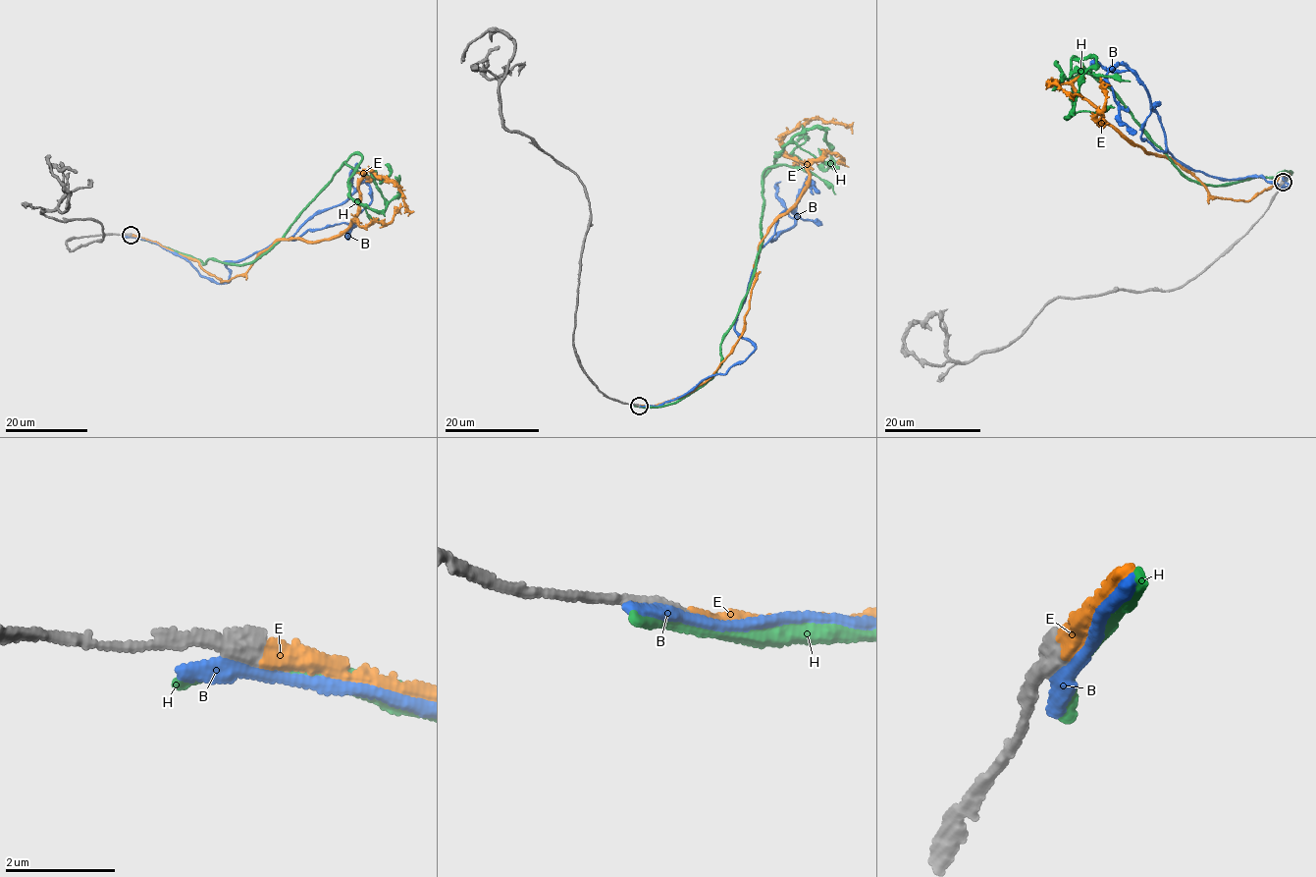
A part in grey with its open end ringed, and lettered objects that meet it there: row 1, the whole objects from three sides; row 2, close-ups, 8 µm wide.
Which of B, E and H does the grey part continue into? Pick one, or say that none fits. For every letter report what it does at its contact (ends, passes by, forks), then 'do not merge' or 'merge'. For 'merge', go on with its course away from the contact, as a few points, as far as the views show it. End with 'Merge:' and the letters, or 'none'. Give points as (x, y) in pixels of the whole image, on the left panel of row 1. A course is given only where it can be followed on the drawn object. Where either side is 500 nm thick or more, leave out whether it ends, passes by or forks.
B: it ends | do not merge
E: it ends | merge | via (131, 235), (223, 282), (278, 240), (345, 230), (365, 170), (398, 188), (408, 215)
H: it passes by | do not merge
Merge: E

